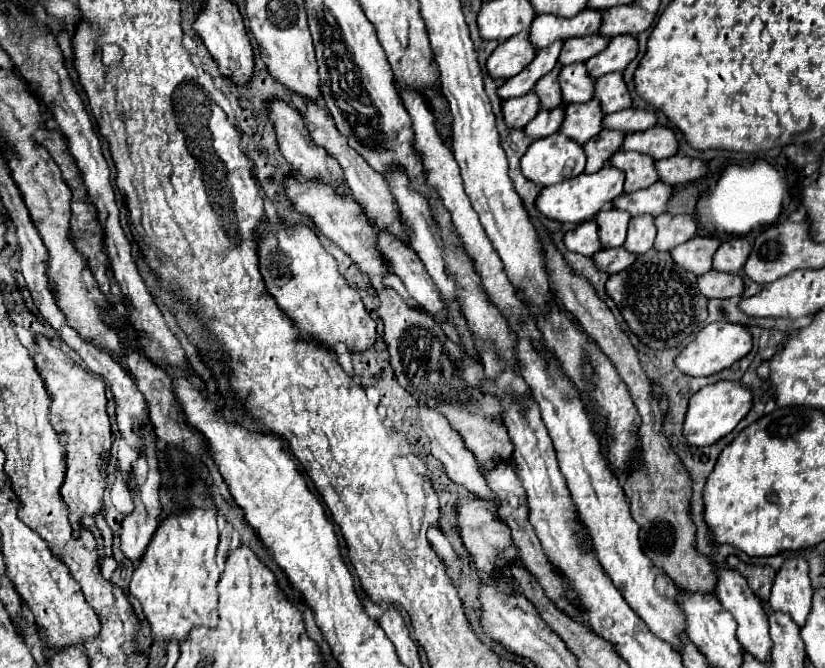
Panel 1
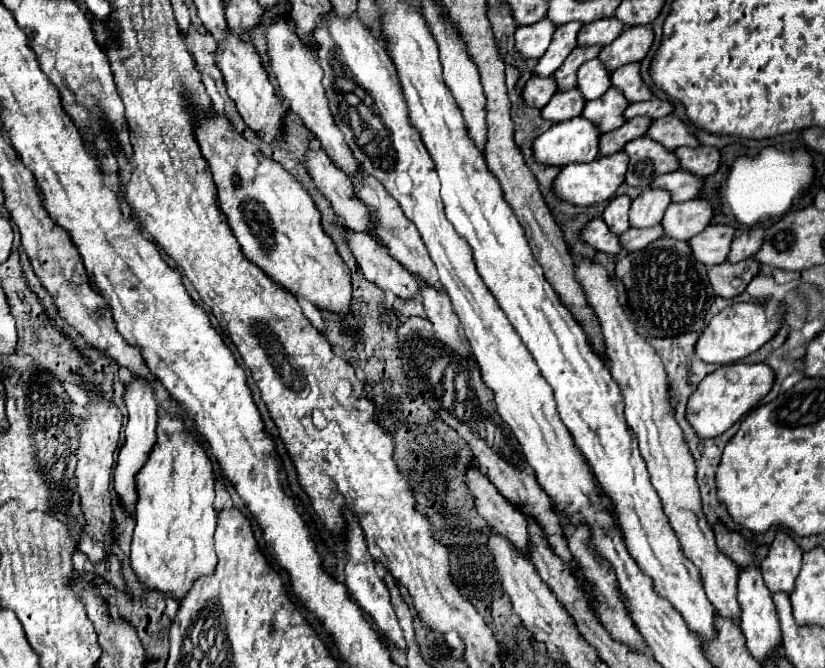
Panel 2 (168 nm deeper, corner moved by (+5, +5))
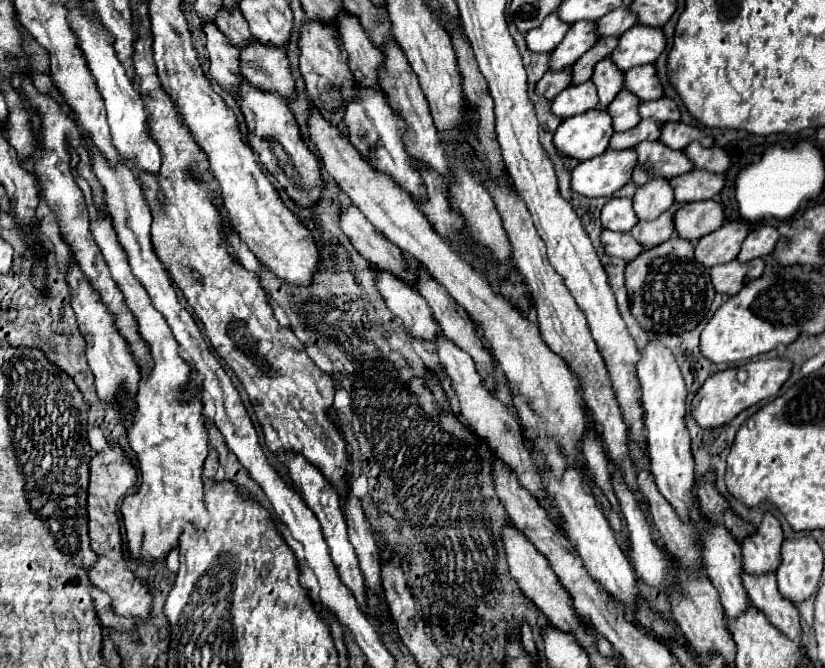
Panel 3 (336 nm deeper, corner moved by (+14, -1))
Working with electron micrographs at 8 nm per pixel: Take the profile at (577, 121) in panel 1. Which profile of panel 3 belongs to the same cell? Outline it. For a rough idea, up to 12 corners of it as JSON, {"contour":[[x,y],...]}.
{"contour":[[623,89],[605,111],[615,131],[627,131],[639,123],[641,101]]}

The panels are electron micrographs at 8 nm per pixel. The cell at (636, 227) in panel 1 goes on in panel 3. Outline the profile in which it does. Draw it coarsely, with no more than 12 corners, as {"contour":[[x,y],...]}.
{"contour":[[665,179],[637,189],[633,211],[639,221],[657,219],[673,205]]}

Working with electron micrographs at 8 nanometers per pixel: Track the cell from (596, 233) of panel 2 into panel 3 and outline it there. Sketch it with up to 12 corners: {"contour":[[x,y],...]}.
{"contour":[[601,231],[605,253],[625,261],[645,247],[629,233]]}

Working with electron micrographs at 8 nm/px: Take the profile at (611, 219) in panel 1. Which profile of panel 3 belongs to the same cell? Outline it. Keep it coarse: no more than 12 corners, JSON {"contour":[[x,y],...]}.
{"contour":[[611,199],[601,223],[611,231],[631,231],[637,223],[631,199]]}

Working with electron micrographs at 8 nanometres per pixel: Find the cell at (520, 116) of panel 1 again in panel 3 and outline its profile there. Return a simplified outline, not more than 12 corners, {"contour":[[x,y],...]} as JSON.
{"contour":[[571,69],[547,71],[537,95],[553,99],[571,81]]}

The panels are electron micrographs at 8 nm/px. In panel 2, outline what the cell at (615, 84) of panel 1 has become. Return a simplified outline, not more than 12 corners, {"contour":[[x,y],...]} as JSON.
{"contour":[[628,63],[610,73],[612,85],[630,103],[648,101],[650,85],[642,81],[640,63]]}

